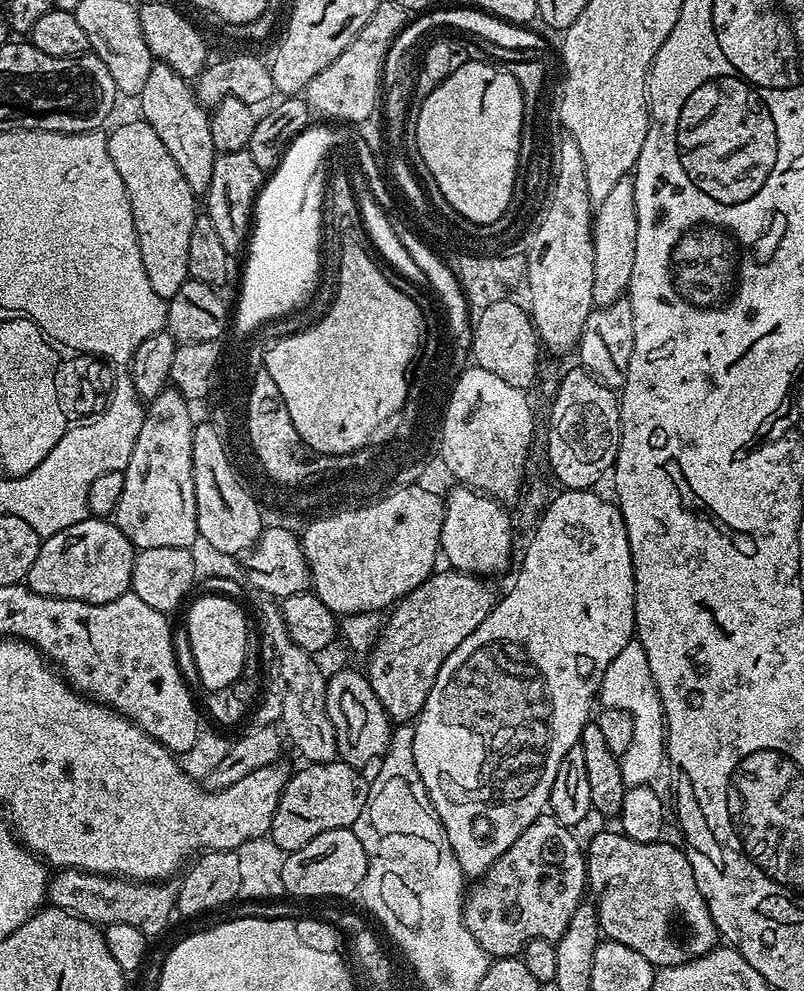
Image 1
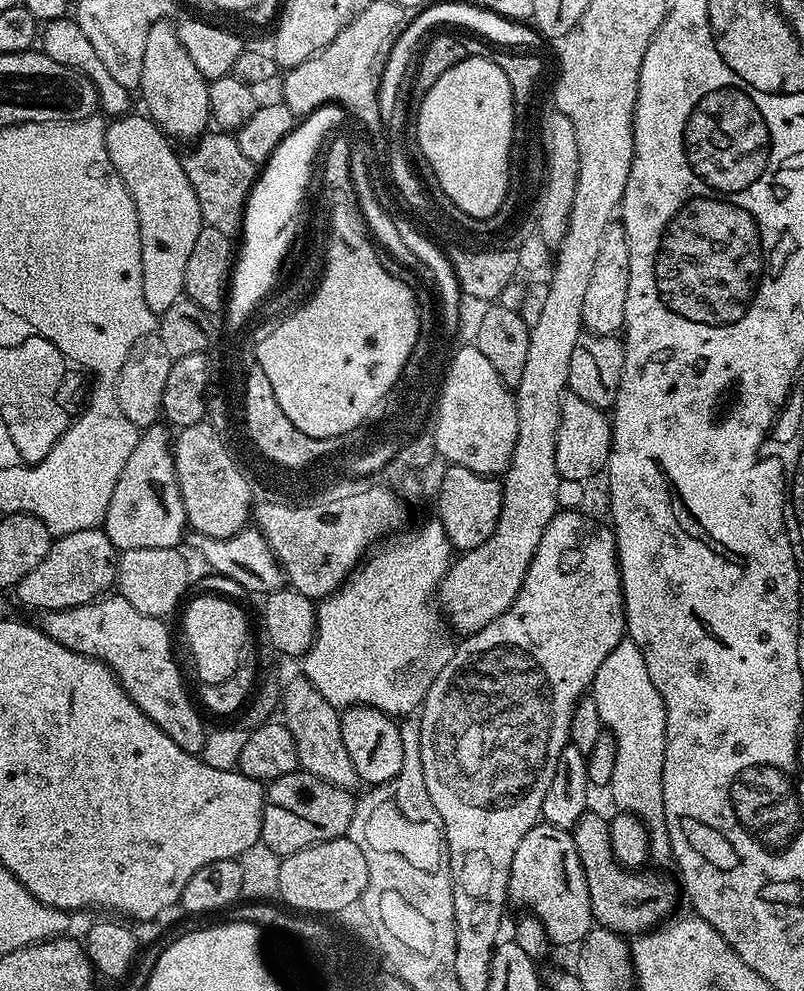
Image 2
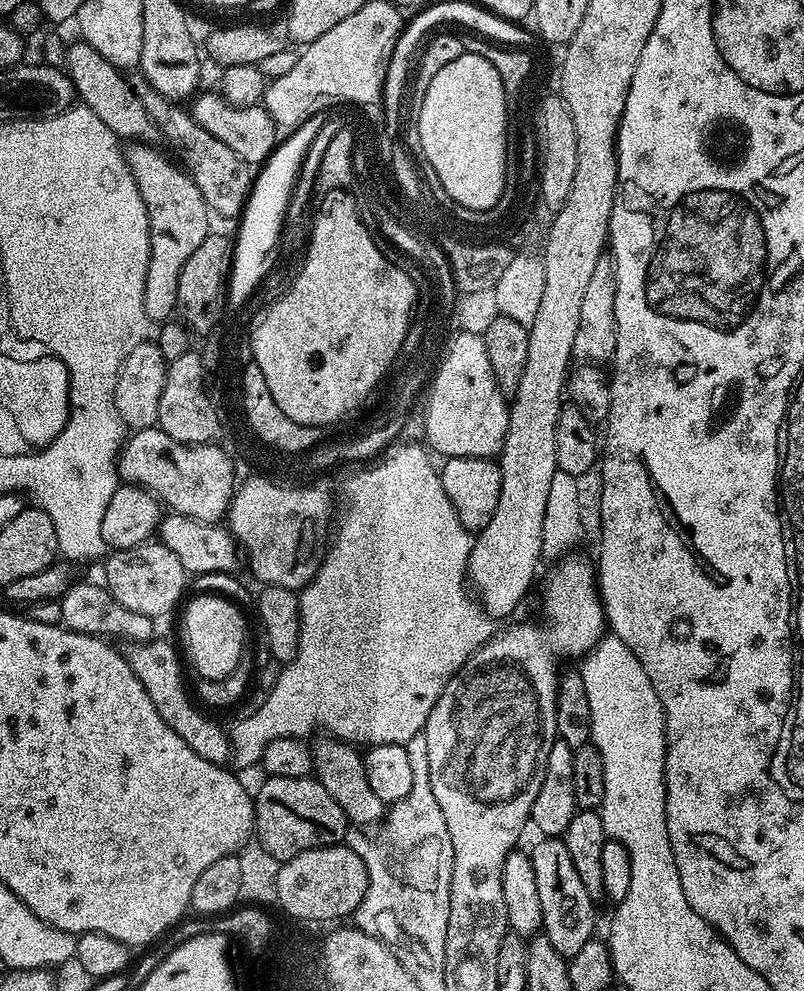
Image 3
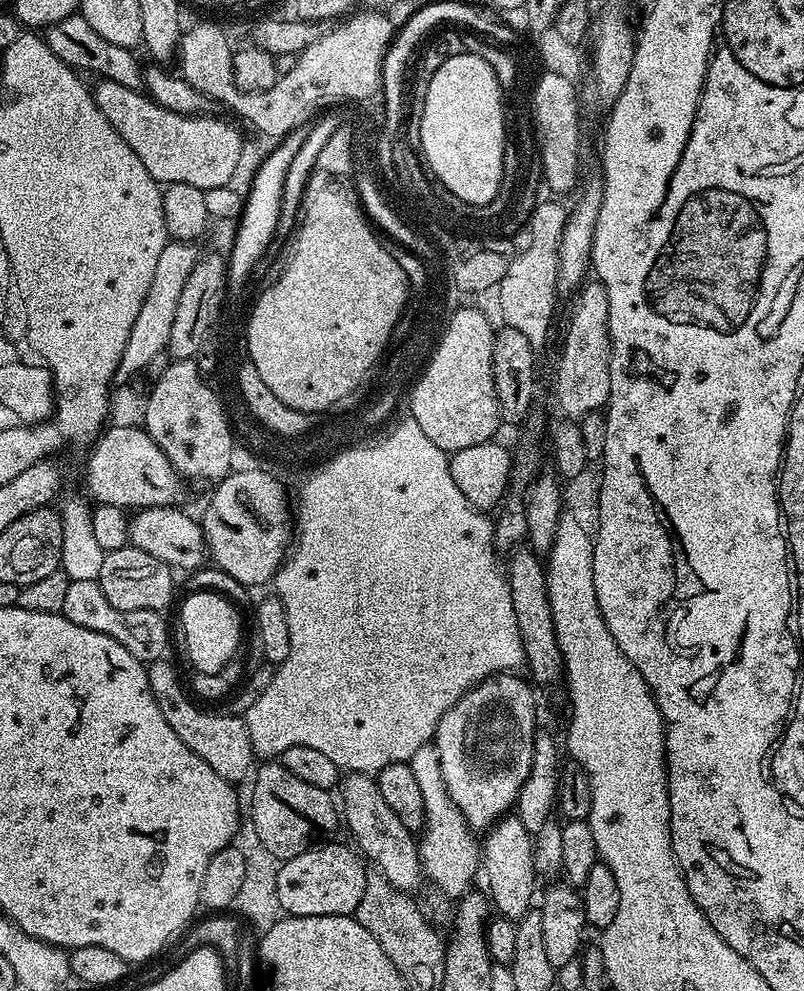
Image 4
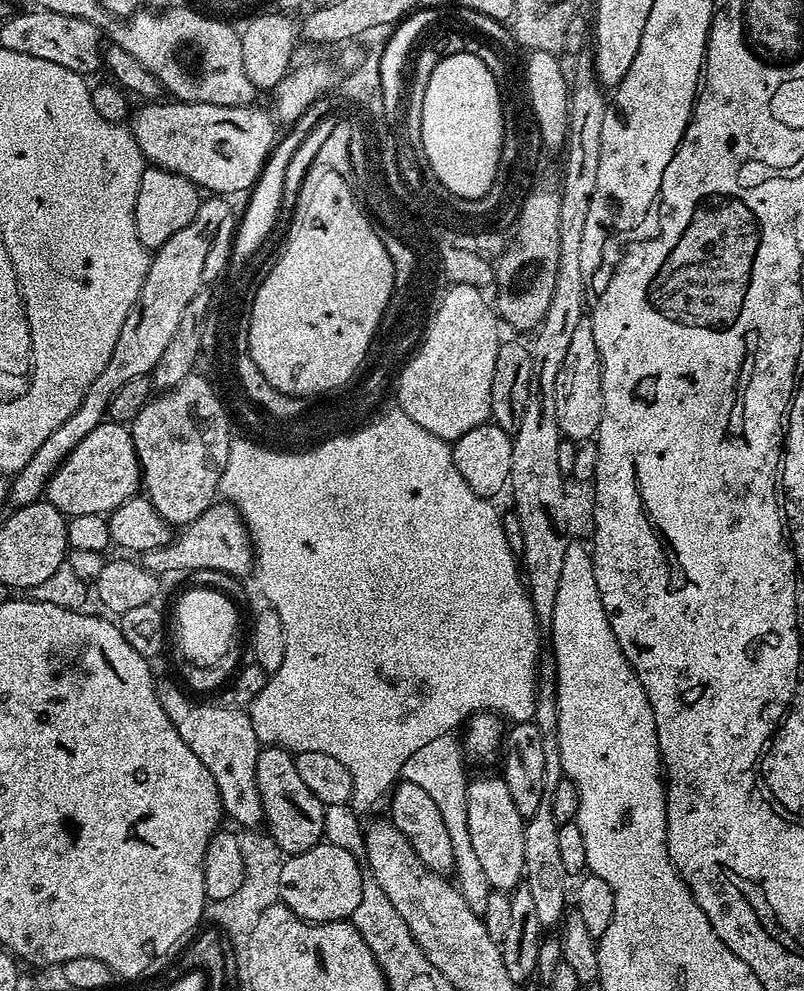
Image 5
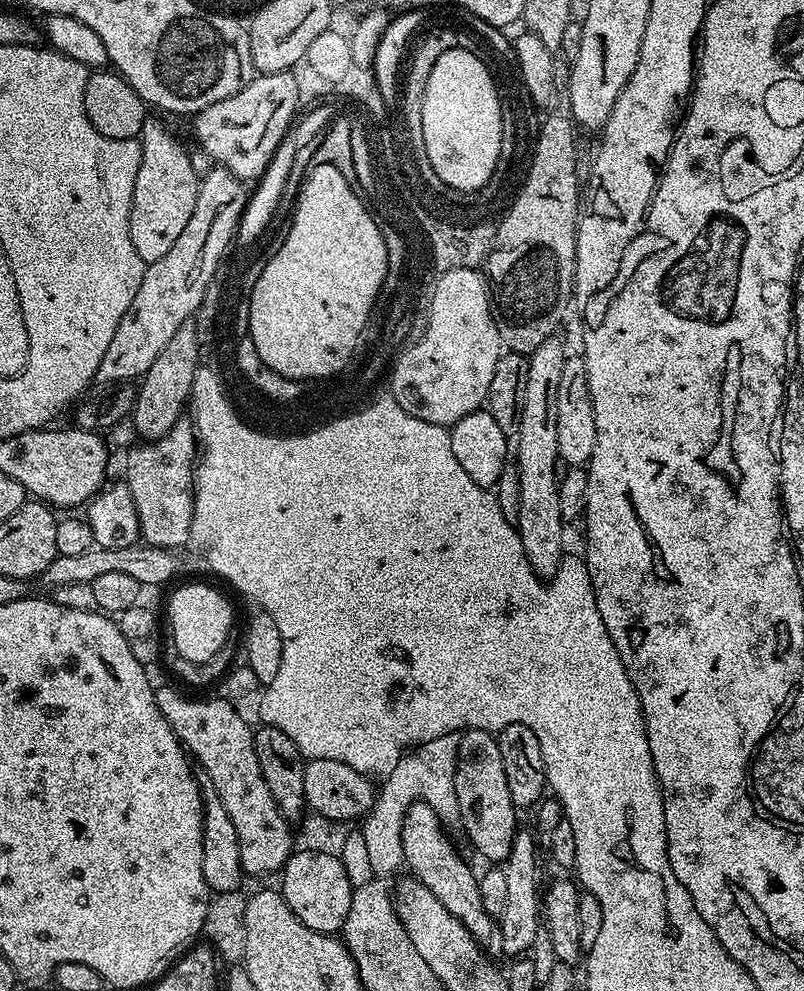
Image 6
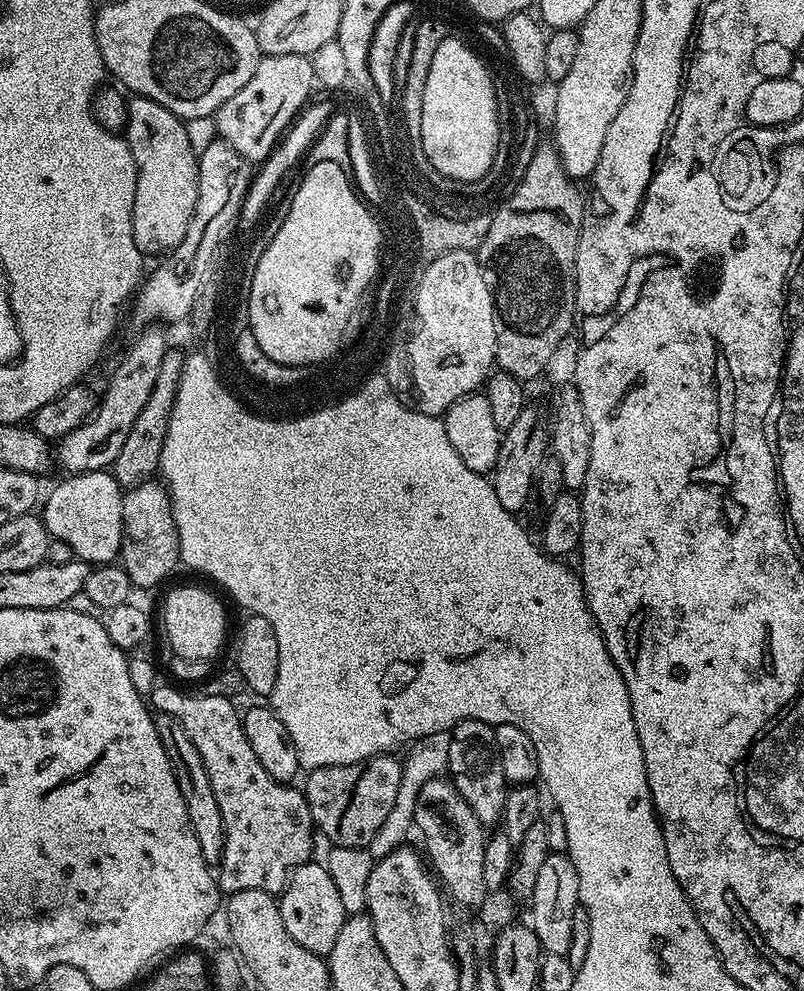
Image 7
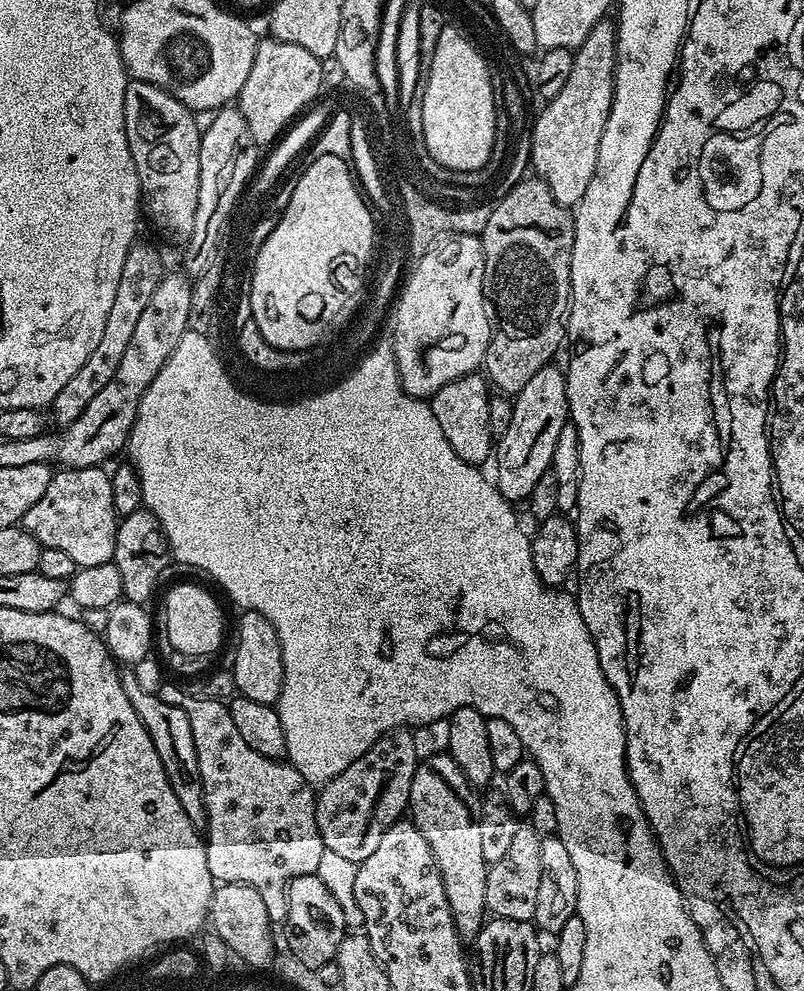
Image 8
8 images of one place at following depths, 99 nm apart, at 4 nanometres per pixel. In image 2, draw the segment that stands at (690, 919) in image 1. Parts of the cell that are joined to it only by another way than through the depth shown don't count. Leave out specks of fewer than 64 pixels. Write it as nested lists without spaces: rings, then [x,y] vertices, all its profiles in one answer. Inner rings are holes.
[[[585,811],[580,816],[571,833],[582,862],[586,890],[590,890],[593,921],[625,938],[643,934],[665,923],[677,911],[677,881],[649,870],[623,868],[614,858],[614,850],[610,846],[608,820],[592,811]]]

